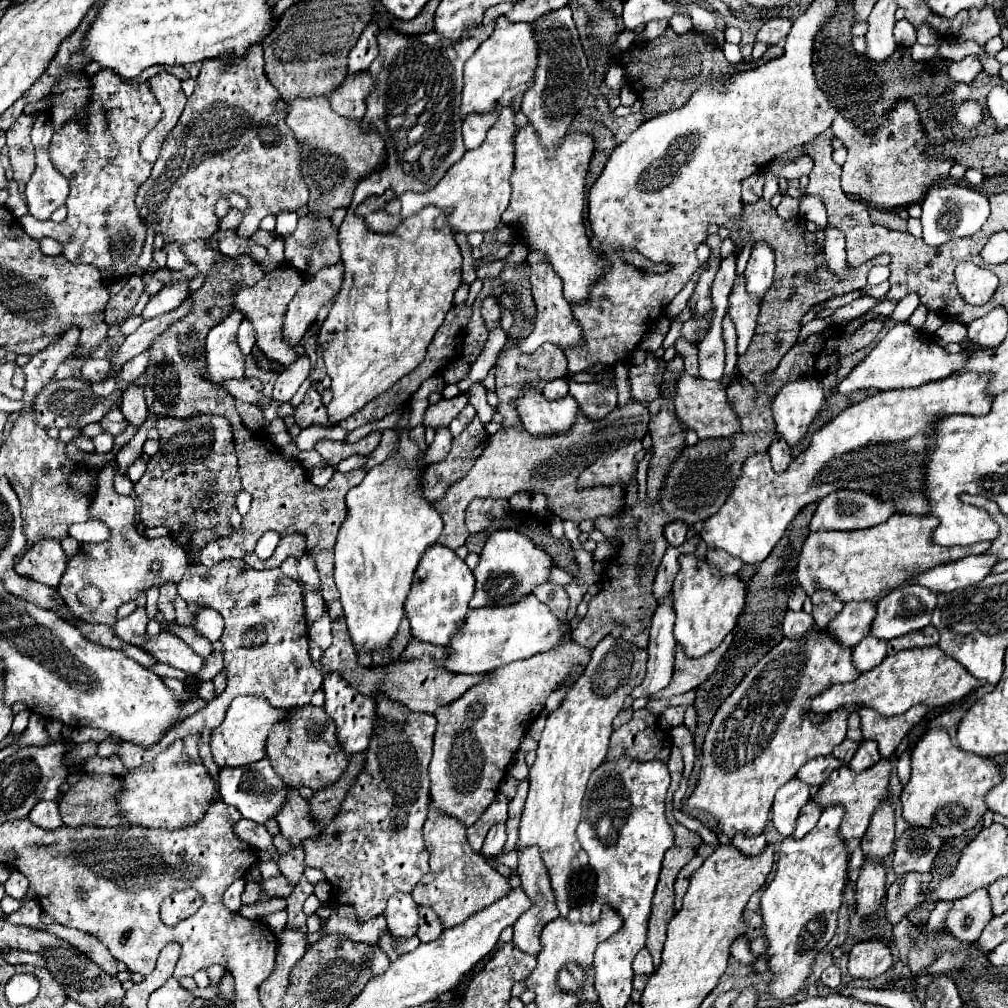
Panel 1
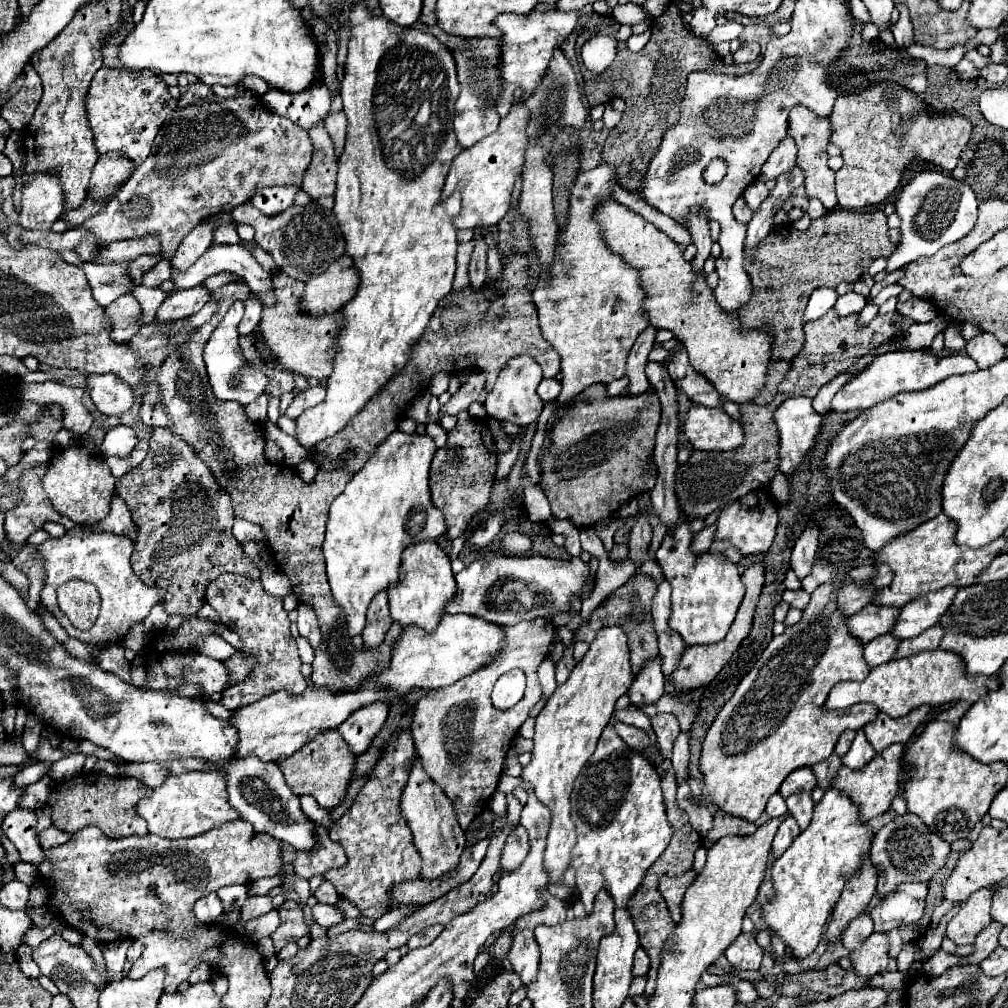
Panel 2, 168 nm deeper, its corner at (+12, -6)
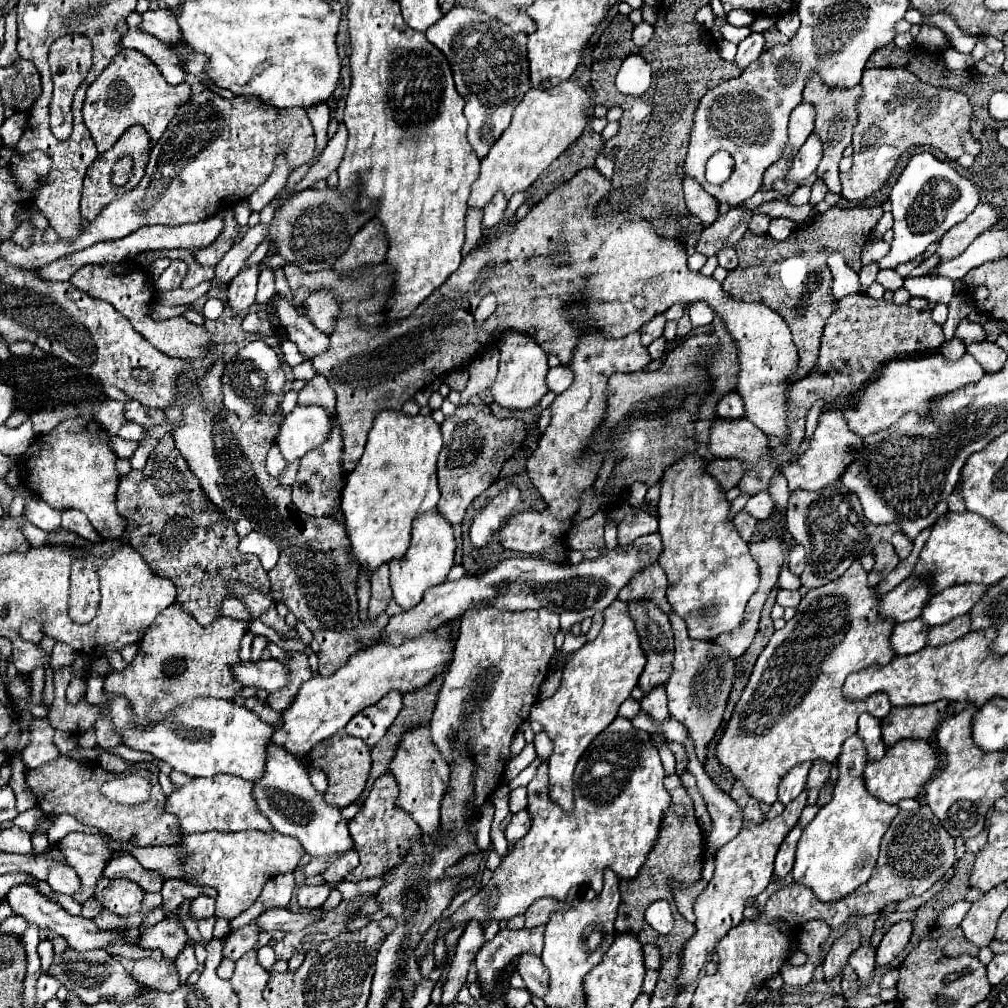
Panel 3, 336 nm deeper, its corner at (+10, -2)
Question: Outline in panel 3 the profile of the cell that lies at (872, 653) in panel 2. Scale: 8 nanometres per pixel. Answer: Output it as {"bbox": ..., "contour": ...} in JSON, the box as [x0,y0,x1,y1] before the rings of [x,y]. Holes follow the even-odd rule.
{"bbox":[891,619,929,655],"contour":[[[923,619],[899,623],[895,625],[891,635],[891,647],[895,649],[897,655],[917,653],[927,645],[927,635],[929,635],[929,625],[925,625]]]}

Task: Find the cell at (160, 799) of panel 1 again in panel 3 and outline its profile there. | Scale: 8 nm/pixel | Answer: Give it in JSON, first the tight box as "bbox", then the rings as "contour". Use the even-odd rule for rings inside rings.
{"bbox":[167,775,273,835],"contour":[[[233,775],[193,779],[167,797],[167,811],[179,817],[181,831],[187,835],[205,831],[273,831],[273,825],[253,799],[253,783]]]}

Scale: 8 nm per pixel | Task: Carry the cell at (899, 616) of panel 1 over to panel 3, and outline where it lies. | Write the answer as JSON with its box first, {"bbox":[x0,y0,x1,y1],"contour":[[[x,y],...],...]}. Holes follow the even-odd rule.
{"bbox":[921,583,987,625],"contour":[[[967,583],[967,585],[955,585],[947,587],[941,593],[935,593],[931,601],[925,605],[921,617],[927,625],[939,625],[947,623],[959,615],[965,615],[973,609],[975,603],[987,593],[985,585],[979,583]]]}

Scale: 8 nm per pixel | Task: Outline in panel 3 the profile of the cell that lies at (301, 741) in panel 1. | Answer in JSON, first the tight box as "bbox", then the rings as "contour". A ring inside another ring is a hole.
{"bbox":[309,729,371,807],"contour":[[[339,729],[331,739],[325,739],[309,753],[311,765],[323,769],[329,779],[329,789],[325,793],[327,803],[335,803],[339,807],[347,807],[359,799],[365,789],[371,771],[371,747],[365,745],[361,739],[347,735],[345,729]]]}

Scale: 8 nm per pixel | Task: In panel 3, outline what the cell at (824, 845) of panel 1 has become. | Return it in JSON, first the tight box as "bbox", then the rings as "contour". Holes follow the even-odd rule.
{"bbox":[793,735,899,901],"contour":[[[853,735],[843,743],[843,755],[837,759],[839,781],[835,785],[833,799],[819,809],[817,817],[805,827],[799,839],[793,879],[795,883],[813,889],[821,901],[839,901],[869,881],[877,863],[881,837],[899,813],[897,805],[883,803],[865,789],[865,765],[867,747],[861,737]]]}

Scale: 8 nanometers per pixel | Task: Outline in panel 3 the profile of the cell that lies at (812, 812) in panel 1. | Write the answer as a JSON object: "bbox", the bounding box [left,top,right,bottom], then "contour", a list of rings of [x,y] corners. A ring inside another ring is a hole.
{"bbox":[807,759,831,805],"contour":[[[817,759],[813,761],[813,767],[809,771],[809,777],[807,777],[807,791],[809,791],[809,799],[807,803],[809,805],[815,805],[817,797],[819,797],[819,789],[829,781],[829,773],[831,773],[831,763],[823,761],[823,759]]]}

